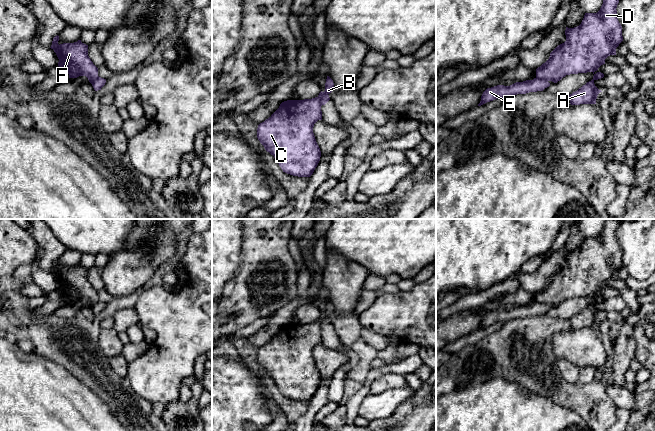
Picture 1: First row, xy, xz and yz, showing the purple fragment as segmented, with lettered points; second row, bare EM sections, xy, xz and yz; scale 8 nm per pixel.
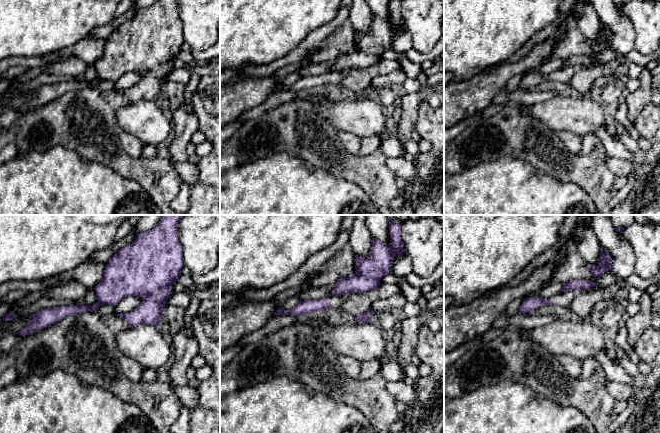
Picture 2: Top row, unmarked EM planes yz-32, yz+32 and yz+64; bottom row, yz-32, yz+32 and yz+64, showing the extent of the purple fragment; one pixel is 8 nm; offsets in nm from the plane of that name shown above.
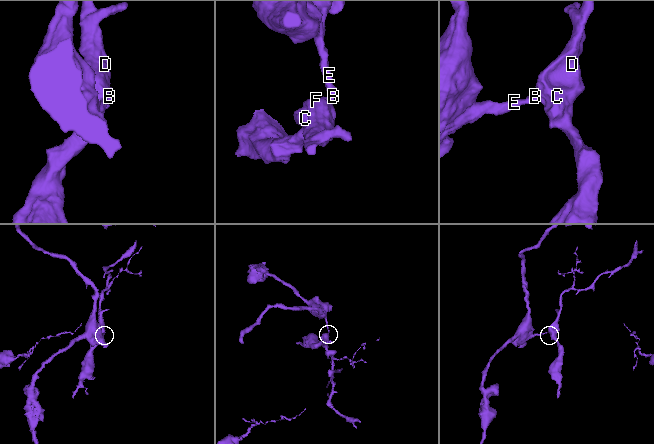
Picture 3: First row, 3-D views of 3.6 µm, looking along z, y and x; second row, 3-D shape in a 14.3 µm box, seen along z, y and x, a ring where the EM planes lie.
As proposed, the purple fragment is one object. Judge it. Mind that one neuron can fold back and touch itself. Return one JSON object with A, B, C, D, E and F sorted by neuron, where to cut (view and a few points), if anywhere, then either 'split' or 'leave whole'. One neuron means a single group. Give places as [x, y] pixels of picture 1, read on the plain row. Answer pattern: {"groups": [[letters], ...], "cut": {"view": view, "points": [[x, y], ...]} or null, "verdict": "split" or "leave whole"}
{"groups": [["A", "C", "D", "F"], ["B", "E"]], "cut": {"view": "yz", "points": [[536, 301], [547, 305]]}, "verdict": "split"}

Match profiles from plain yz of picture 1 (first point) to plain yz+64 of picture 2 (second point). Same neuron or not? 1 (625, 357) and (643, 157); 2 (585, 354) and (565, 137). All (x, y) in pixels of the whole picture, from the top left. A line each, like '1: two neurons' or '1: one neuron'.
1: two neurons
2: two neurons

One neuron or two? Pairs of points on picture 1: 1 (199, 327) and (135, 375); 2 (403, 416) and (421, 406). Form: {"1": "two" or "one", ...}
{"1": "one", "2": "one"}

